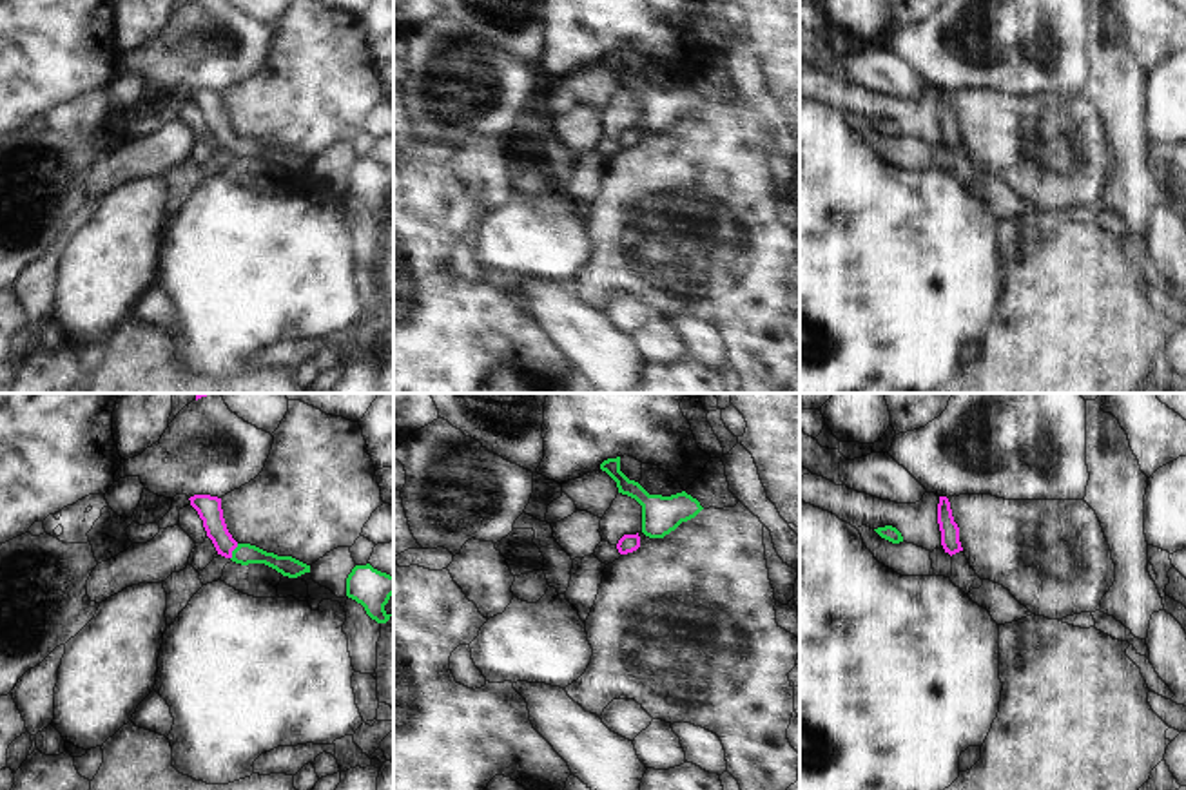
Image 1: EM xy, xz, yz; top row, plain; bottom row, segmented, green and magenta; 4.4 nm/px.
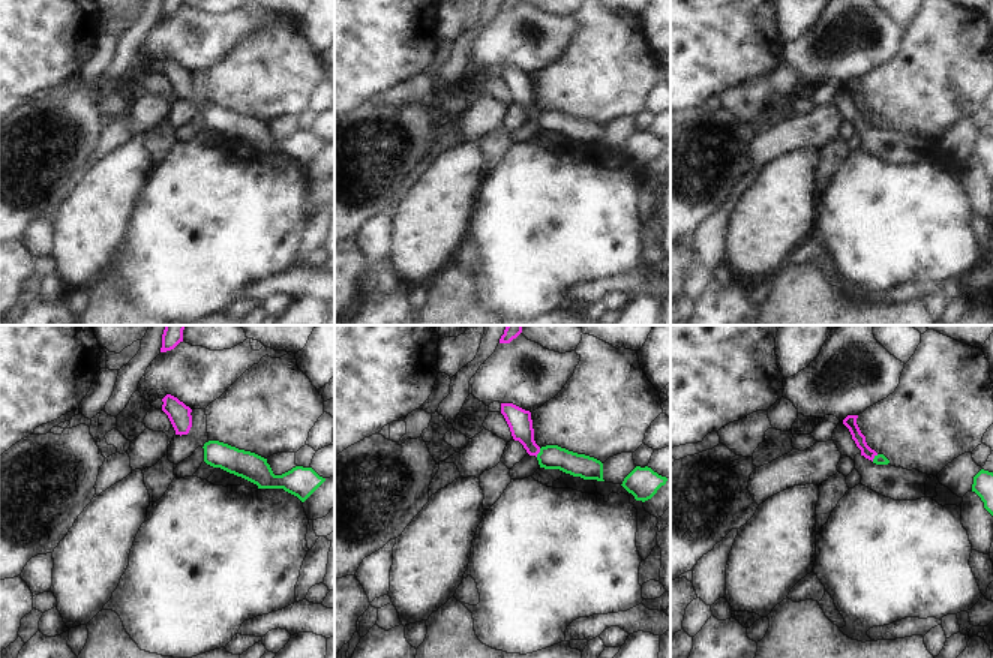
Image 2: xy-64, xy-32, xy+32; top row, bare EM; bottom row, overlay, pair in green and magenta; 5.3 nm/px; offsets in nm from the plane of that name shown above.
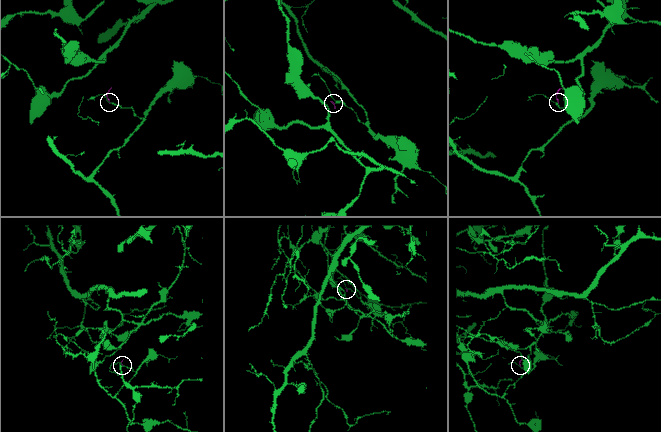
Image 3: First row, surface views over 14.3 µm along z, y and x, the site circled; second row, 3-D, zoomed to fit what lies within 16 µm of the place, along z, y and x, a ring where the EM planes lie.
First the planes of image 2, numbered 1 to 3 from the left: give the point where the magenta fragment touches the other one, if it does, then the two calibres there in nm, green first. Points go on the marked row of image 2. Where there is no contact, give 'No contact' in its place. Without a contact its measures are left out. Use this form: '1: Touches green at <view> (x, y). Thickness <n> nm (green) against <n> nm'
1: No contact
2: Touches green at xy-32 (539, 453). Thickness 130 nm (green) against 130 nm
3: Touches green at xy+32 (875, 457). Thickness 60 nm (green) against 70 nm

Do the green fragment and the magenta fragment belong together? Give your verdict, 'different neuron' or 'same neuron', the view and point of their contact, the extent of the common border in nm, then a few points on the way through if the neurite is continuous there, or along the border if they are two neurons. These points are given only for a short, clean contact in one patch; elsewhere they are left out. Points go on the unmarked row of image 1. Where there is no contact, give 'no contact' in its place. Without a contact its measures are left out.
same neuron; meets green in xy at (233, 145); contact 80 nm long; runs through xy (245, 147), (233, 145), (216, 125), (209, 102)

